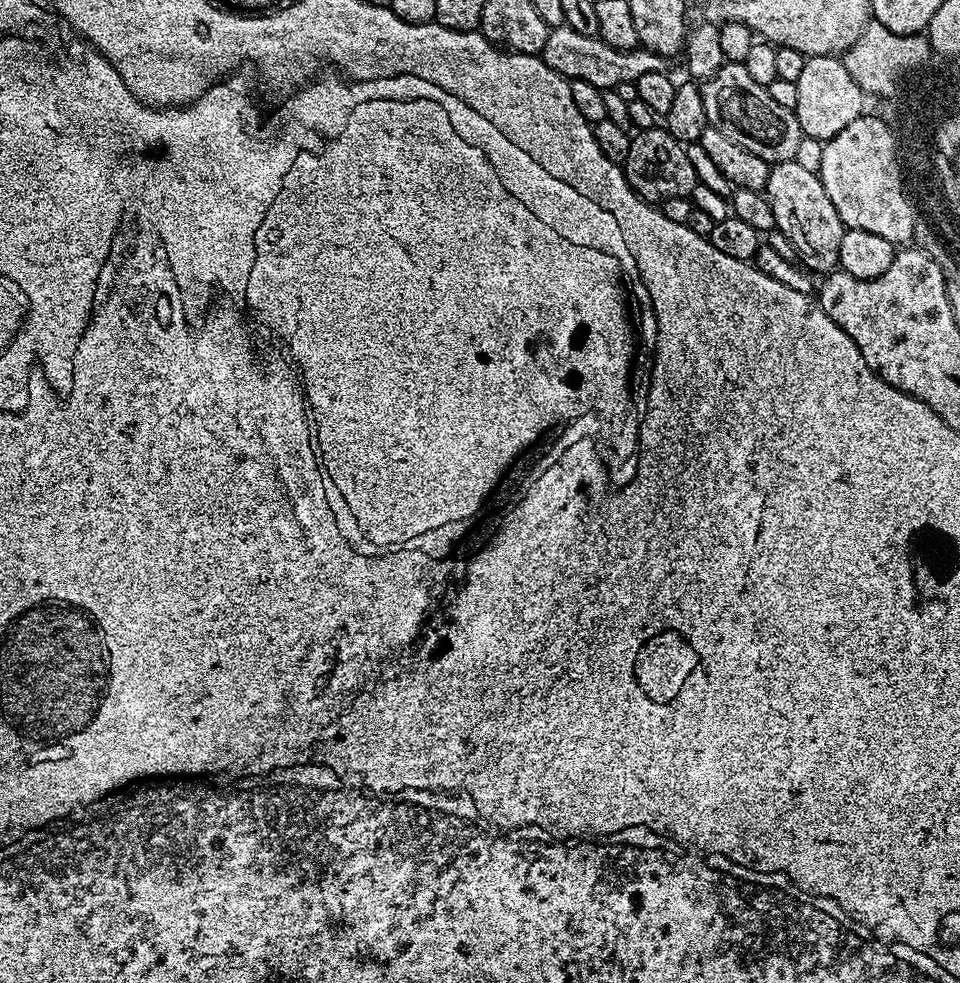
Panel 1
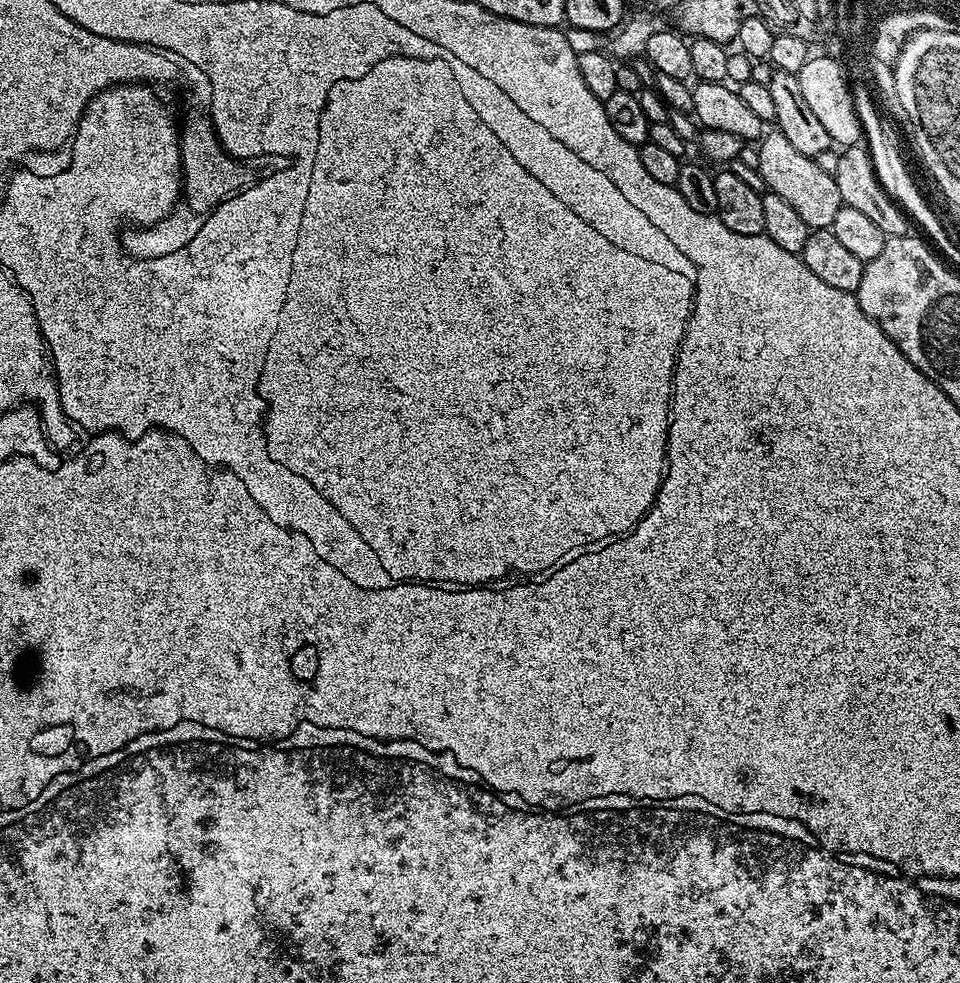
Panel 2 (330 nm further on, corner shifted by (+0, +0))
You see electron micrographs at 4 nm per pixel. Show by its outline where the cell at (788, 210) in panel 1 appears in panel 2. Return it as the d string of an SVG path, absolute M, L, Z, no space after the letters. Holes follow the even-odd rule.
M772 130L759 141L760 153L759 172L764 180L765 189L778 198L783 198L806 222L809 230L831 228L842 201L838 194L835 176L826 174L822 166L811 156L802 154L790 144L779 130Z

